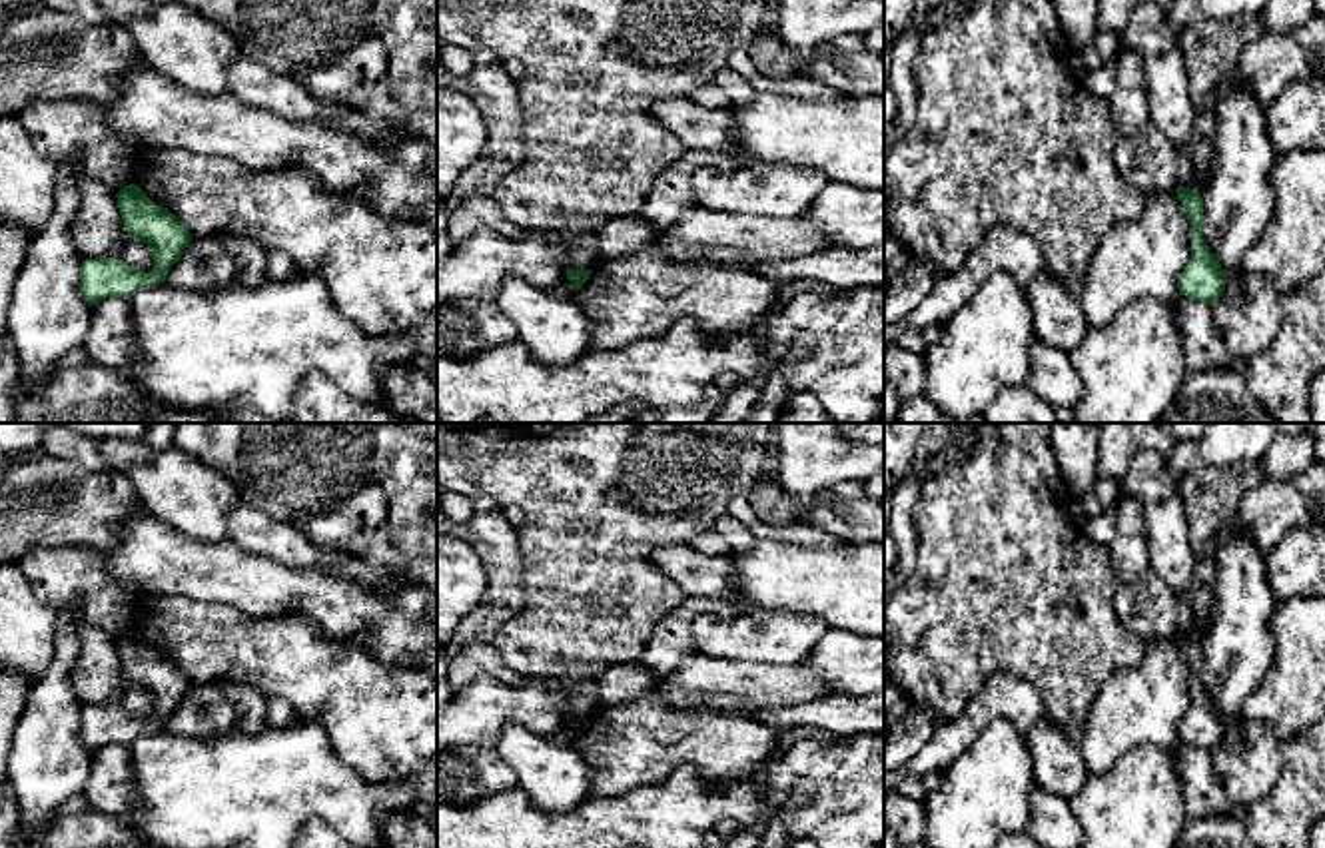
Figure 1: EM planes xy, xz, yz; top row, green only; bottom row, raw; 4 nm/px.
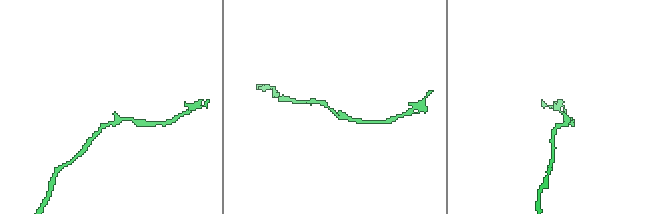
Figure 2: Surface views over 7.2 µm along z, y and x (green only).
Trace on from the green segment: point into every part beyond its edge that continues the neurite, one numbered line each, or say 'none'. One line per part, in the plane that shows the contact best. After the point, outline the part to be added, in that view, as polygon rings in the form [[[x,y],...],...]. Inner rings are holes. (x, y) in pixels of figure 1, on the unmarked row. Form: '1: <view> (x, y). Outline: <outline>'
none

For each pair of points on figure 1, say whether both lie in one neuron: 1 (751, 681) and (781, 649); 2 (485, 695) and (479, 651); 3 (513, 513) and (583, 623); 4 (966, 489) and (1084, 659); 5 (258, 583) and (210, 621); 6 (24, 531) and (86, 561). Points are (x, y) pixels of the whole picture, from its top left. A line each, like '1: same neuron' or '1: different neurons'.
1: different neurons
2: different neurons
3: different neurons
4: same neuron
5: different neurons
6: different neurons

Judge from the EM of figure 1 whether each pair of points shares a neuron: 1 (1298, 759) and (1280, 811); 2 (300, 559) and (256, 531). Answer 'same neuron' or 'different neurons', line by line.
1: same neuron
2: same neuron

